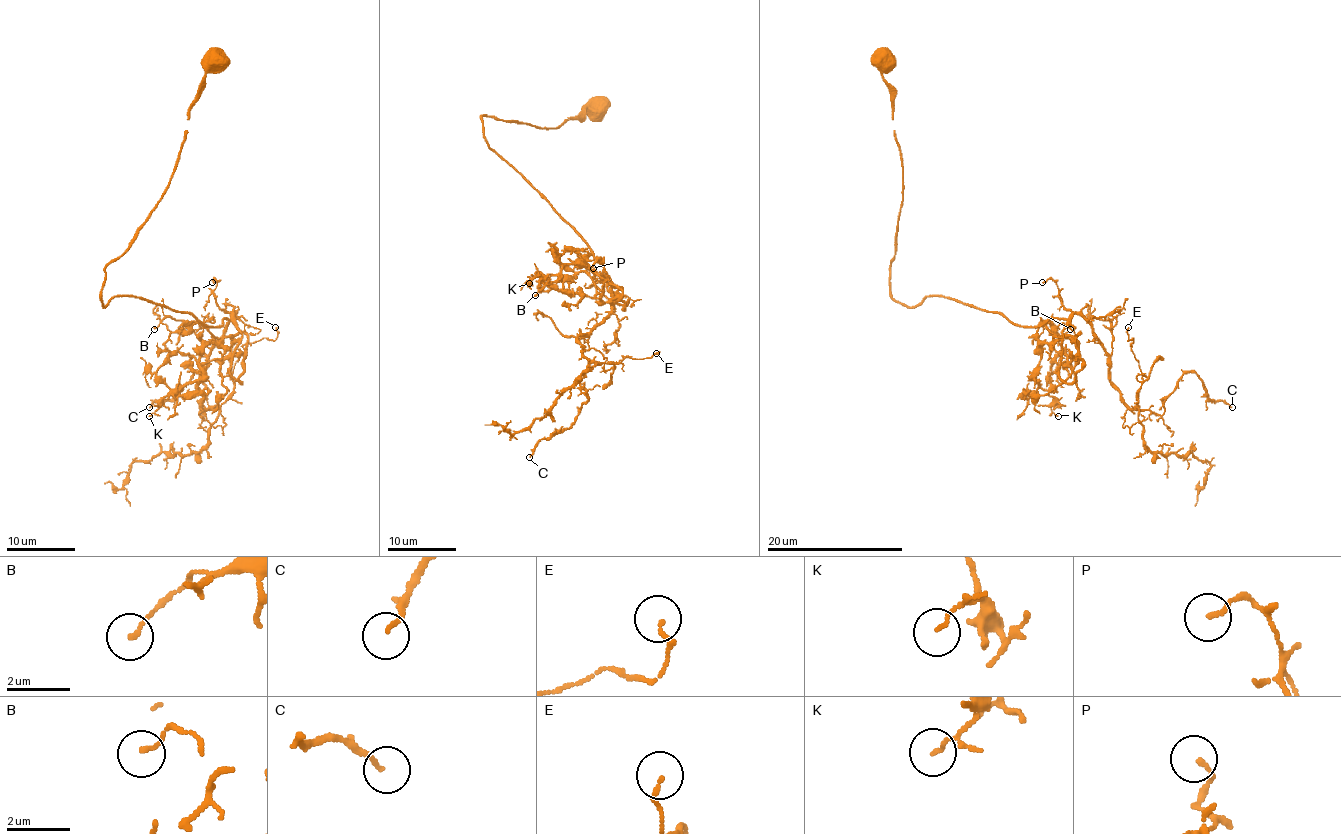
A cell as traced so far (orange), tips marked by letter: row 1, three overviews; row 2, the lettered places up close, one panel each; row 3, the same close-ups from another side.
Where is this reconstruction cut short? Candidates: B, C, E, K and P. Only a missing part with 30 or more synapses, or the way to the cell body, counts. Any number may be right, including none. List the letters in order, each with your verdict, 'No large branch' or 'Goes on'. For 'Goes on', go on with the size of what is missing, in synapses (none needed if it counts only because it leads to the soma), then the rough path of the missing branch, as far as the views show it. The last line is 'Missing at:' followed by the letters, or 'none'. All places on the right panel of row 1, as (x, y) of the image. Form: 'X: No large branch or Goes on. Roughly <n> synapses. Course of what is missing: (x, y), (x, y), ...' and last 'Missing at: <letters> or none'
B: No large branch
C: No large branch
E: No large branch
K: No large branch
P: No large branch
Missing at: none

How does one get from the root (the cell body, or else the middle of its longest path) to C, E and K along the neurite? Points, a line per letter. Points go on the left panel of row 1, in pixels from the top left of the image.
C: (215, 59), (166, 192), (105, 269), (103, 306), (231, 313), (197, 385), (207, 409), (197, 371), (149, 407)
E: (215, 59), (101, 301), (231, 313), (204, 409), (275, 327)
K: (215, 59), (169, 185), (105, 269), (101, 301), (260, 330), (205, 344), (200, 376), (149, 416)

